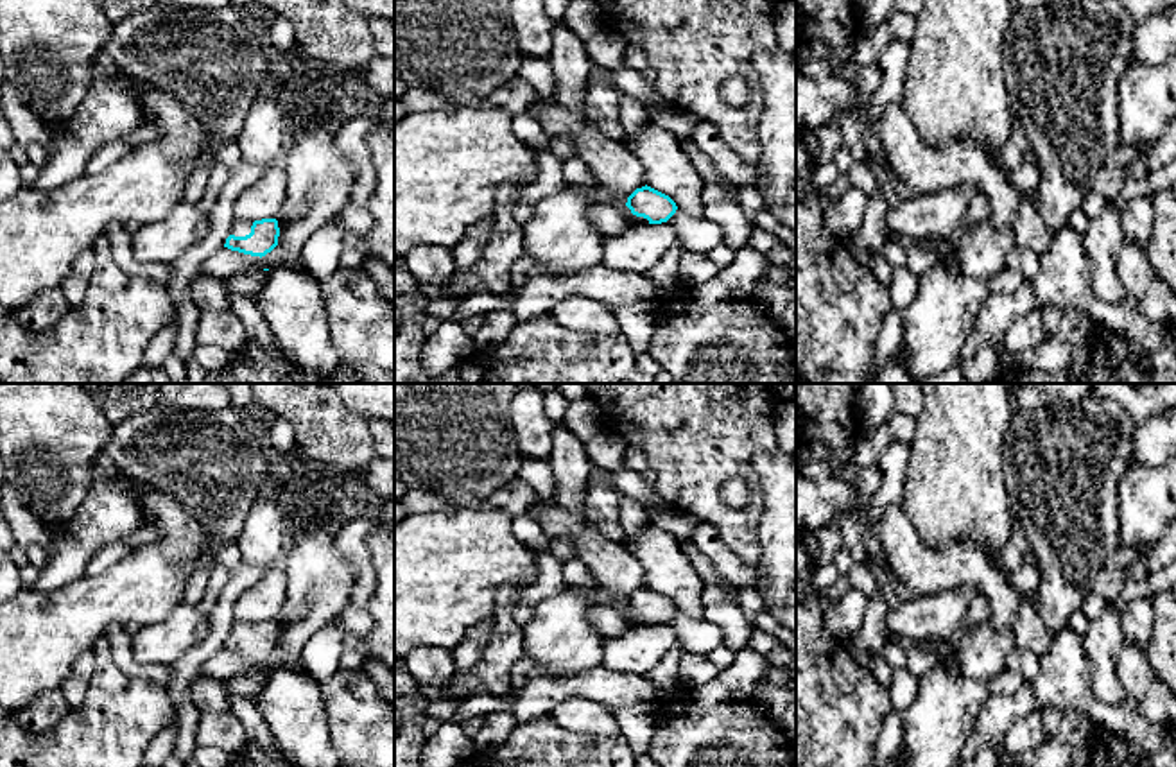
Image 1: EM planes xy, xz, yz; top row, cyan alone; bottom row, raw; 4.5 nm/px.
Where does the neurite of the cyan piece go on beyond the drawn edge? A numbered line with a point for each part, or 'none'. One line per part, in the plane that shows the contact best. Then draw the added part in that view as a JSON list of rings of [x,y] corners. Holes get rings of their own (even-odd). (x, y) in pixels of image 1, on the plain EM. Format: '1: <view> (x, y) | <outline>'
1: xy (241, 629) | [[[235,620],[235,625],[233,625],[229,636],[235,636],[235,638],[246,638],[246,636],[251,634],[251,627],[253,627],[253,624]]]

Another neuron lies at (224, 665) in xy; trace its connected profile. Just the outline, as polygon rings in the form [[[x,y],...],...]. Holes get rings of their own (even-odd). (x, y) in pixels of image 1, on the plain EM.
[[[280,645],[262,659],[222,649],[210,661],[206,661],[206,665],[203,667],[203,674],[224,681],[253,672],[274,672],[278,668],[299,670],[308,674],[303,661],[303,652],[287,652]]]

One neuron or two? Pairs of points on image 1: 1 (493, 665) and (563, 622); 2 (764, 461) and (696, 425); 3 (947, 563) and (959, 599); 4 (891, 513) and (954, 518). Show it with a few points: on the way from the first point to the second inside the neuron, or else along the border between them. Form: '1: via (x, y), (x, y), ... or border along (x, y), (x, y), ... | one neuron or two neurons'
1: border along (522, 628), (524, 653) | two neurons
2: border along (775, 445), (759, 450), (752, 459), (762, 497) | two neurons
3: border along (976, 590), (959, 586), (918, 597) | two neurons
4: border along (900, 504), (918, 536), (933, 547) | two neurons

